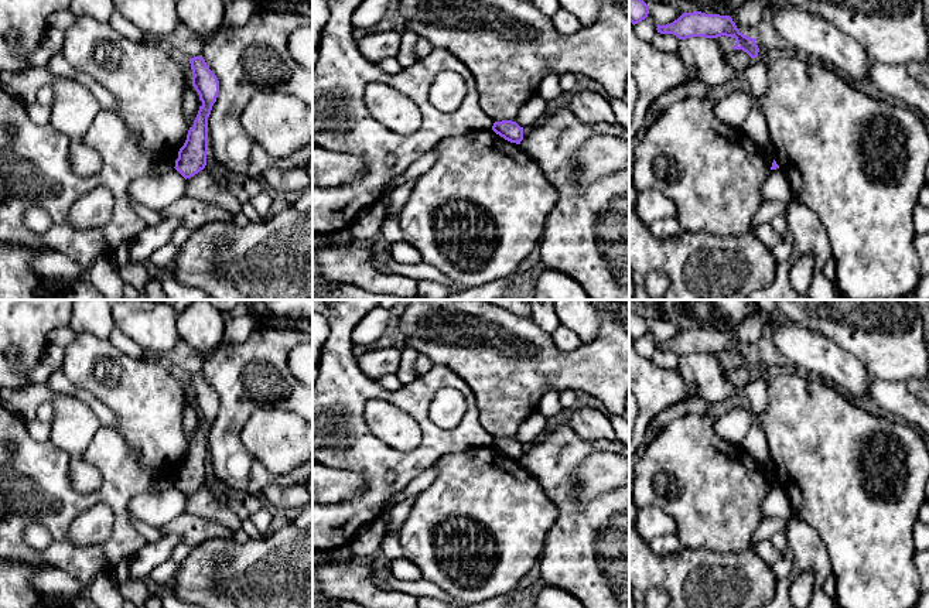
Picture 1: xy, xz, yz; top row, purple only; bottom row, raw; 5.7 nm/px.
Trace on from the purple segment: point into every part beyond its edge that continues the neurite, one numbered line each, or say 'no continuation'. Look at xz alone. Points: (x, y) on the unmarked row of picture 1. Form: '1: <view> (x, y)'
no continuation

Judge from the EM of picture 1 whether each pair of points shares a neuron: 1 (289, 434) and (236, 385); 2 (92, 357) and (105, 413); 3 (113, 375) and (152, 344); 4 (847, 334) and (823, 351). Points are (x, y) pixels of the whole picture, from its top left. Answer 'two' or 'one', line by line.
1: two
2: two
3: two
4: two

